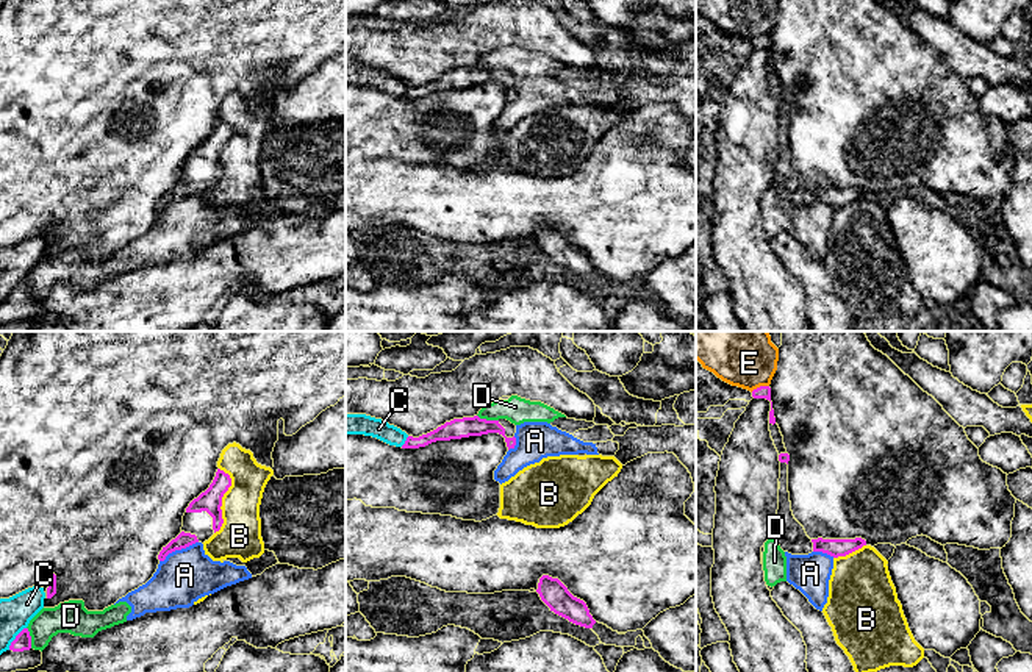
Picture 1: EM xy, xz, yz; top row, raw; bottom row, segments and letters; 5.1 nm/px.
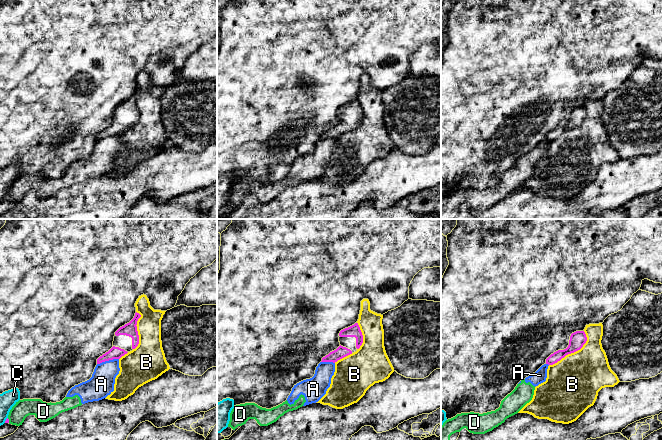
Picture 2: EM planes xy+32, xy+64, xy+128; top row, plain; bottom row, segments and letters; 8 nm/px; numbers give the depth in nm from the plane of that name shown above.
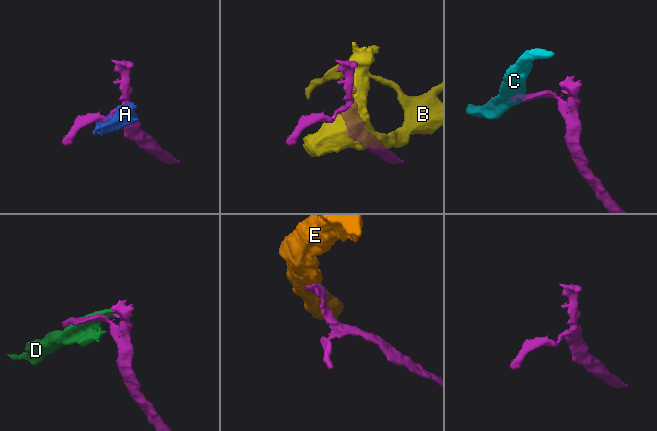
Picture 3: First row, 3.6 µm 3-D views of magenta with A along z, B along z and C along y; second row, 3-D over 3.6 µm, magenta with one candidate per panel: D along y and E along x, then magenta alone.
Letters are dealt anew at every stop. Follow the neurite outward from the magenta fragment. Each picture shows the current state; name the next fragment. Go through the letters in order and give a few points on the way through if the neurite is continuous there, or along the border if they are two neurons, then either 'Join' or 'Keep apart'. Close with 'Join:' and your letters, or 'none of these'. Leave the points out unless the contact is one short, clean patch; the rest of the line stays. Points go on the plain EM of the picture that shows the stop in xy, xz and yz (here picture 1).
A: Boundary: xy (197, 191), (172, 200), (160, 211). Keep apart
B: Keep apart
C: Keep apart
D: Keep apart
E: Boundary: yz (768, 35), (760, 35), (751, 41). Keep apart
Join: none of these

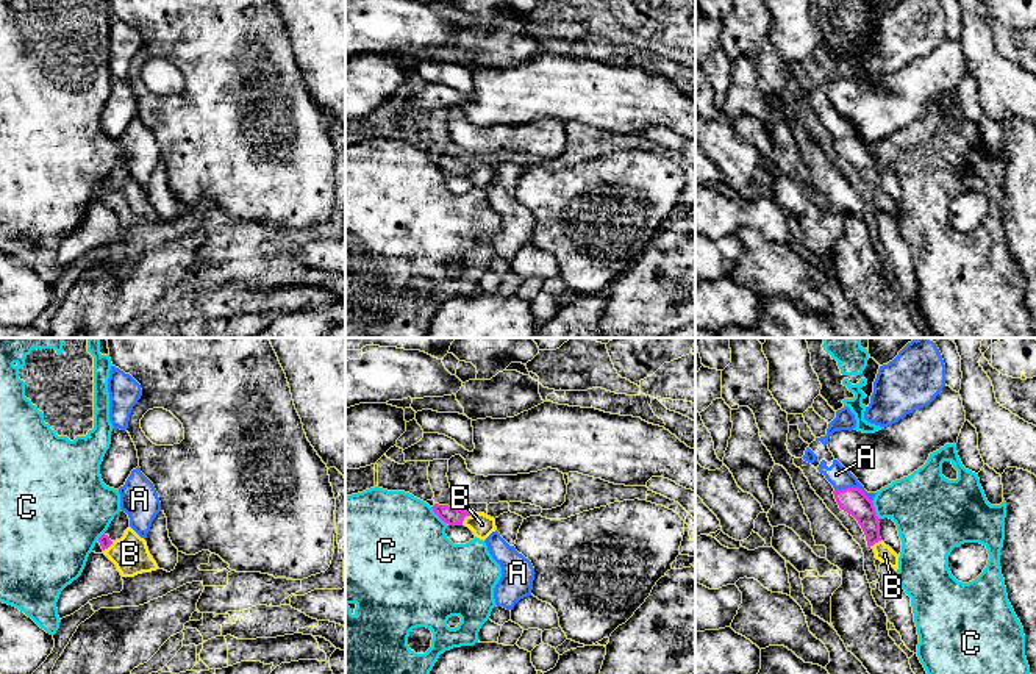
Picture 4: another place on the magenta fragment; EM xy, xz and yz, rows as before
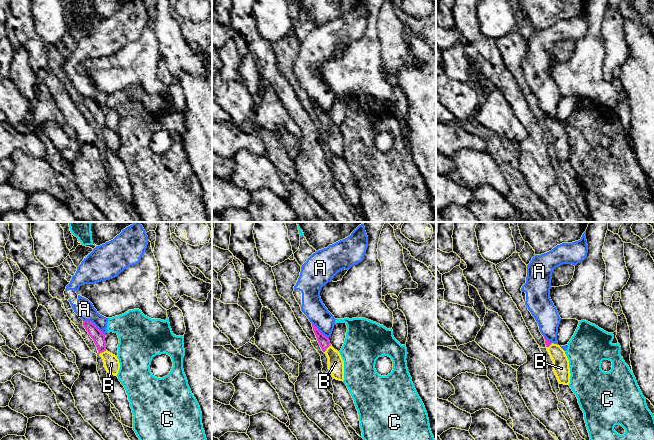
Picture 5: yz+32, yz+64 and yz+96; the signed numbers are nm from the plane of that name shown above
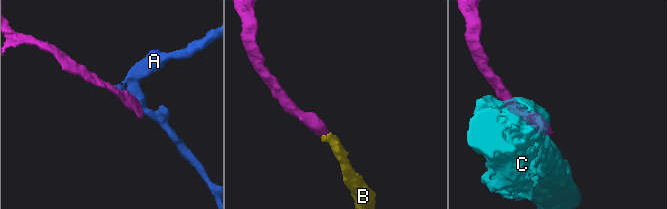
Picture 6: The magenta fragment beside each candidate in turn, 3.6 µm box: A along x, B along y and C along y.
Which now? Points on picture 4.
A: Boundary: yz (835, 138), (858, 138), (871, 150). Keep apart
B: Path across: xz (453, 166), (466, 164), (482, 174). Join
C: Keep apart
Join: B

